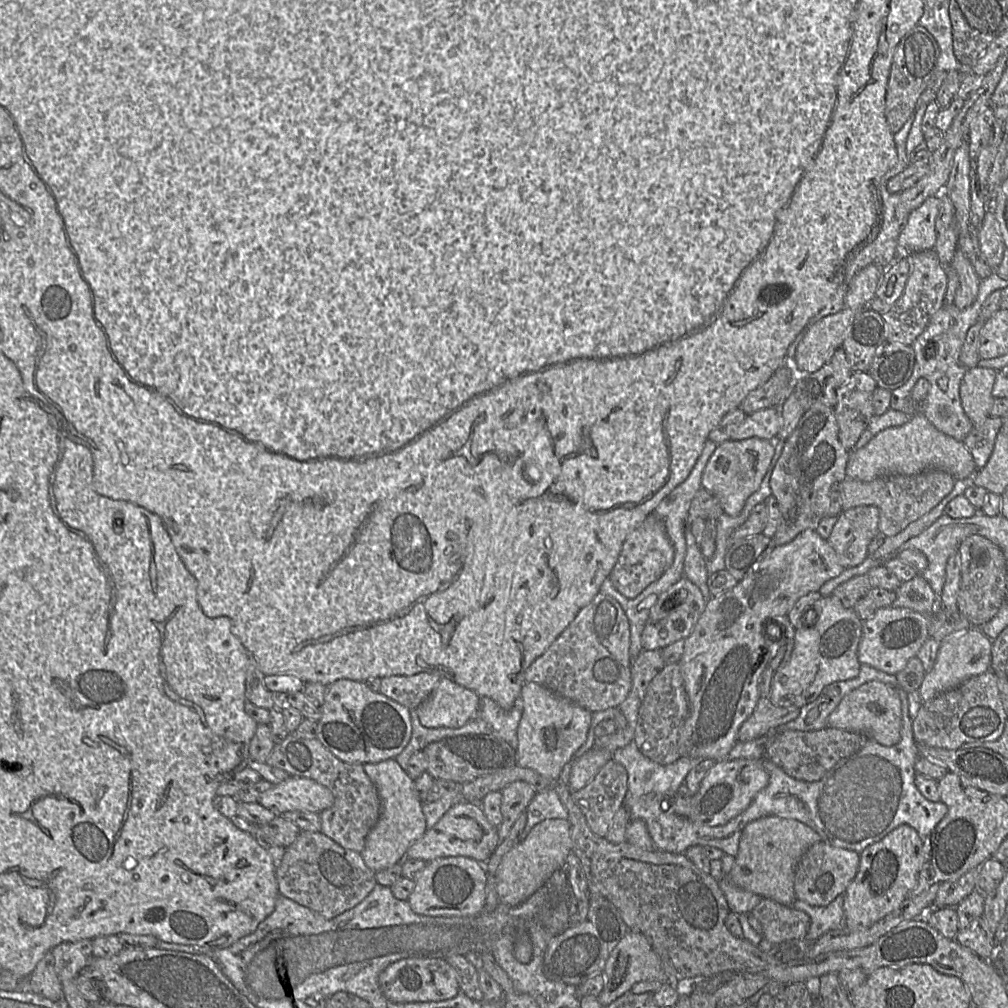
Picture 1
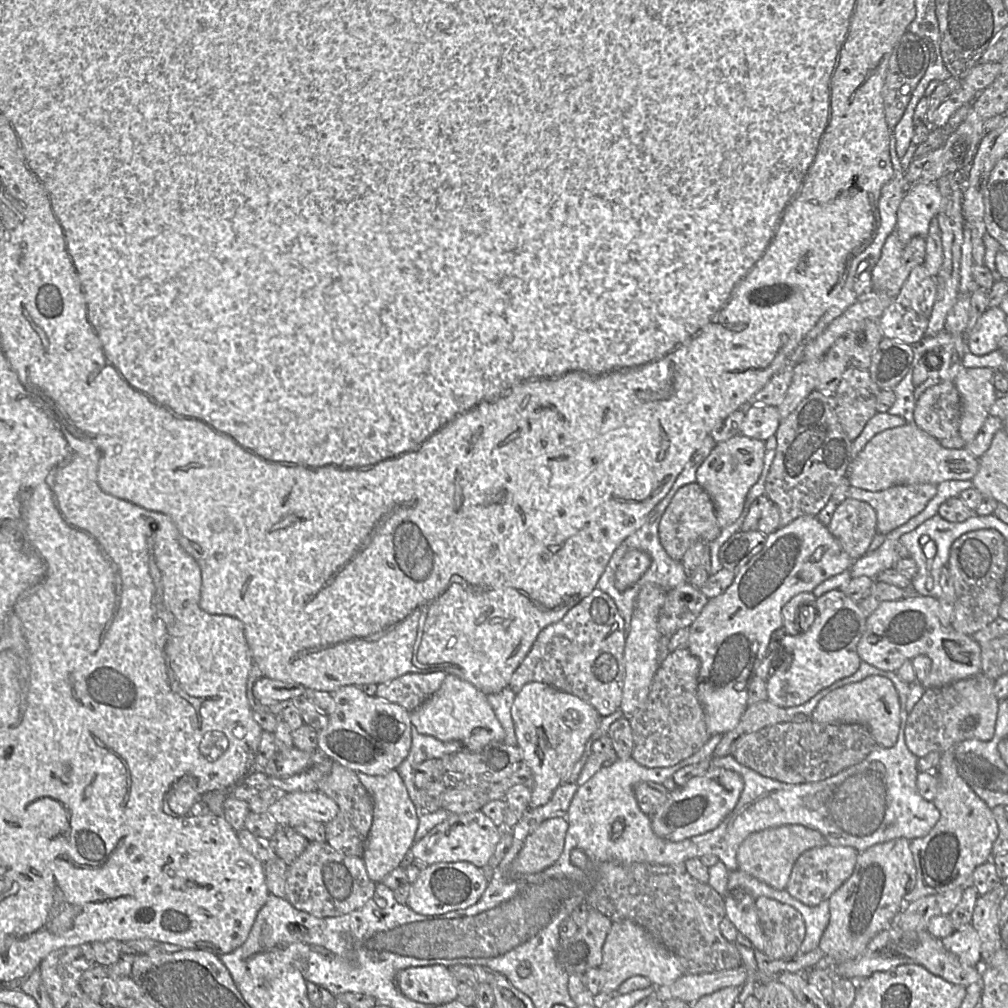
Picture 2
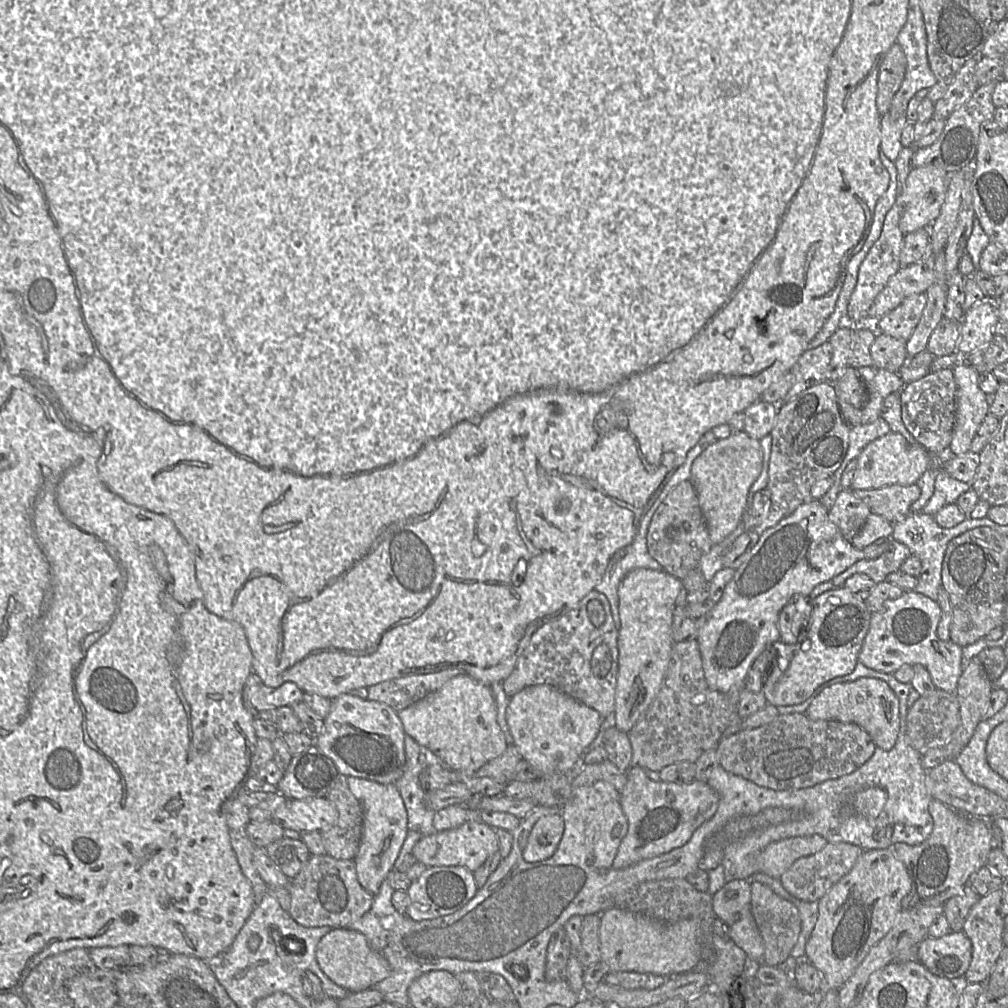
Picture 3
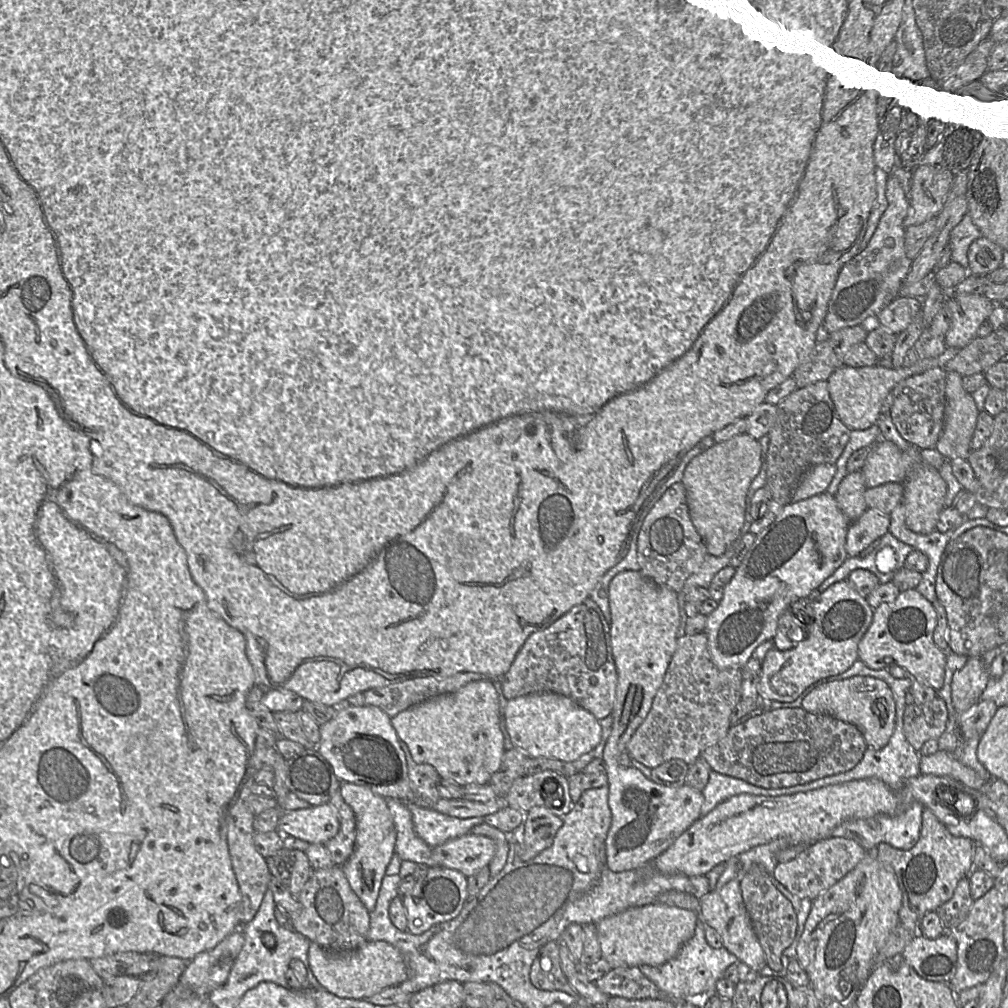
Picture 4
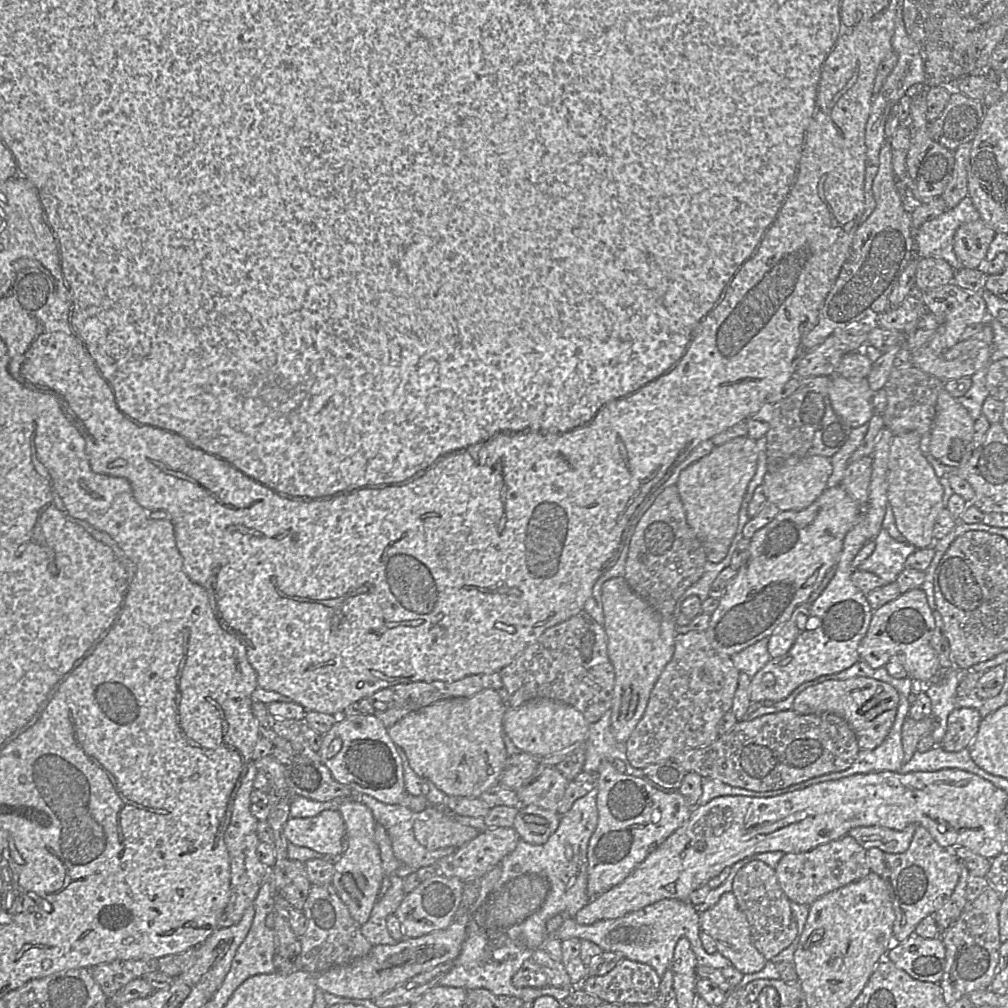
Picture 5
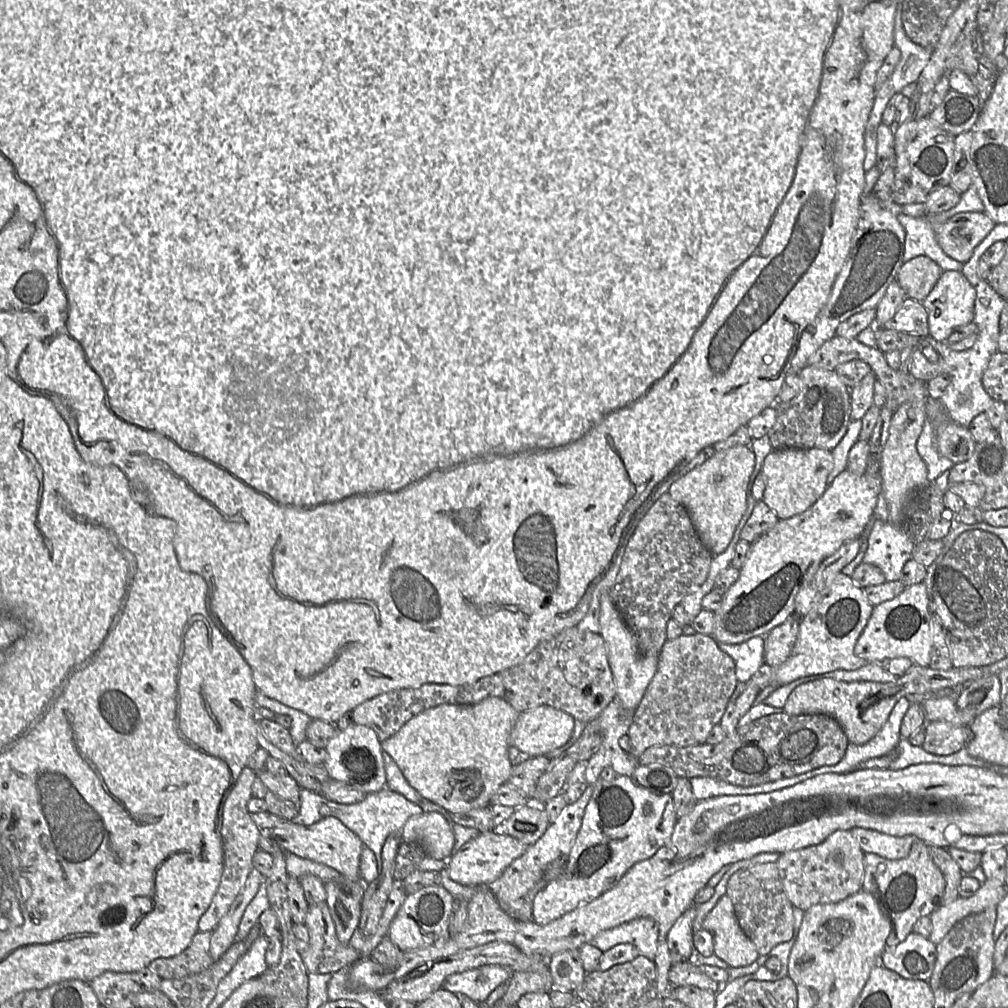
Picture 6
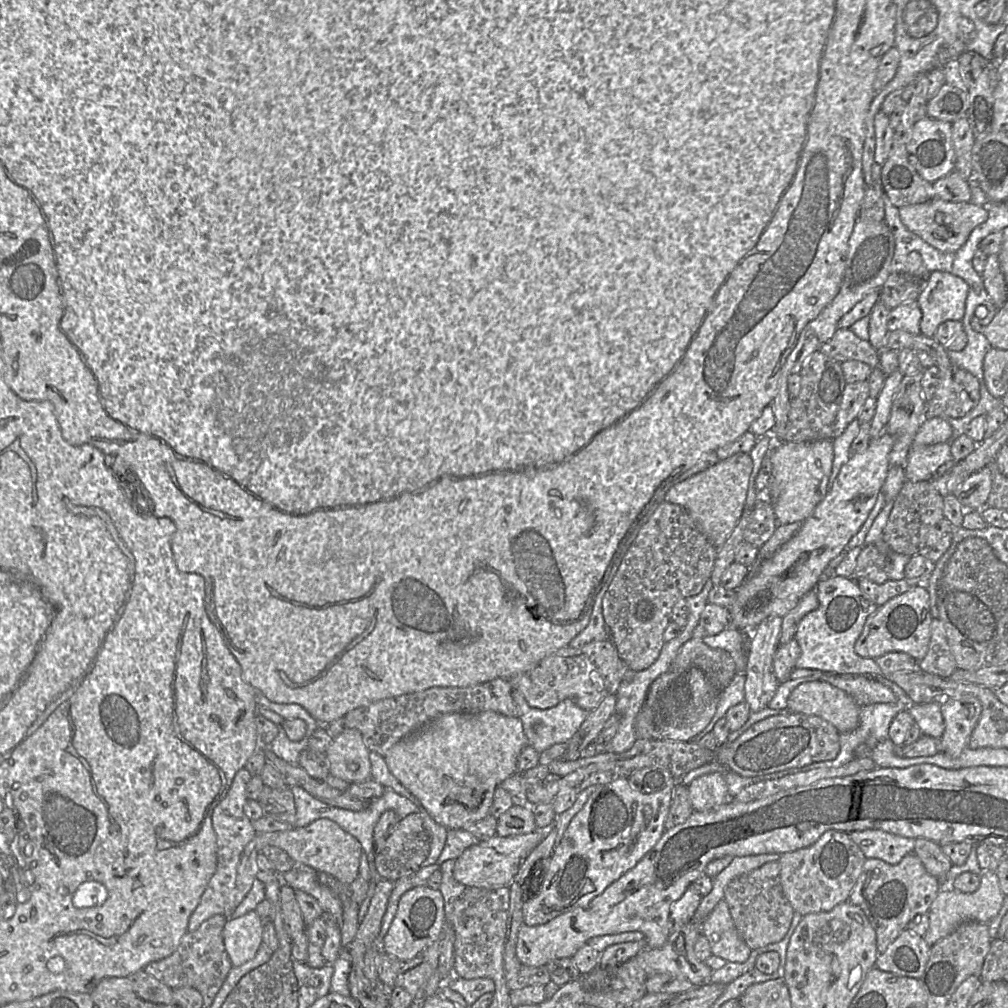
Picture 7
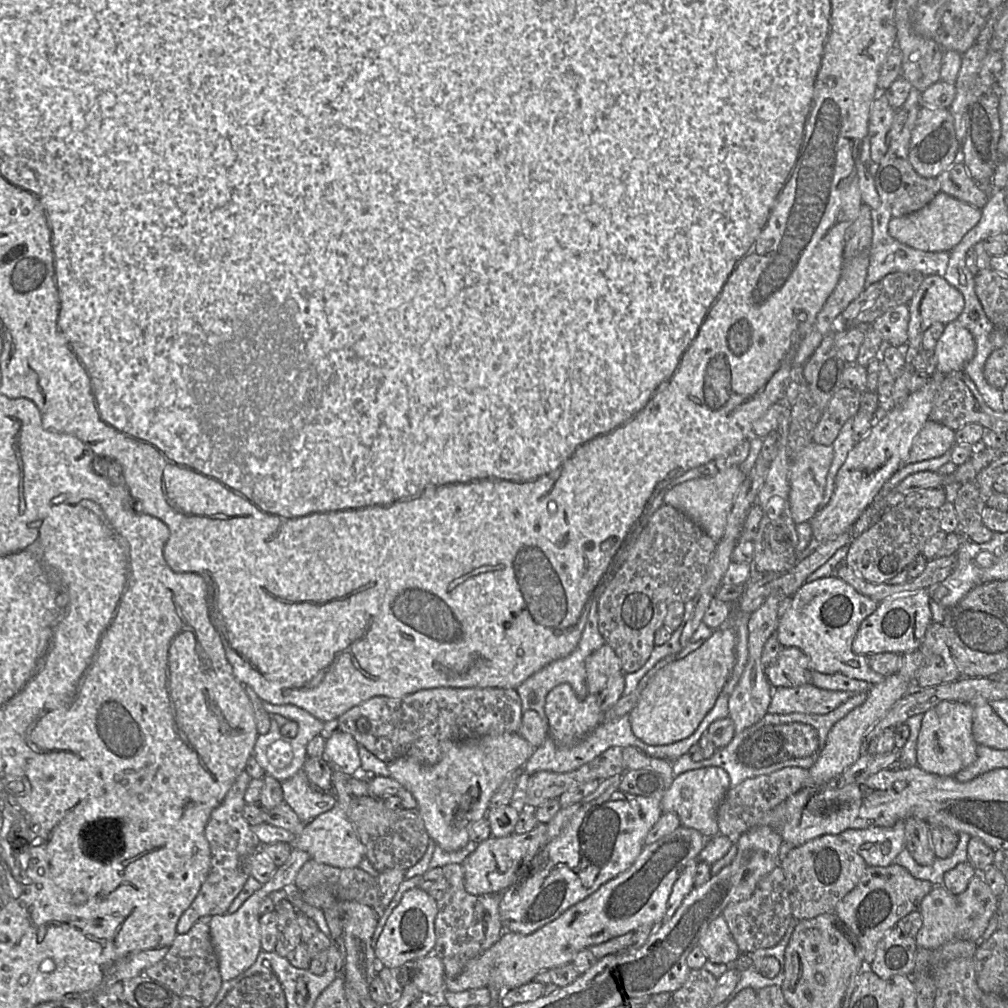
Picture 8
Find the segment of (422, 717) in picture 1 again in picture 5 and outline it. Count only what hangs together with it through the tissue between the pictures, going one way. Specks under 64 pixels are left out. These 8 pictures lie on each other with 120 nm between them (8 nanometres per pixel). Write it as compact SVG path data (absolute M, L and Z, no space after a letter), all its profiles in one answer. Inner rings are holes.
M484 689L471 697L448 698L411 712L390 727L388 735L403 749L418 776L428 779L448 796L477 798L498 783L508 758L503 739L503 718L507 708L496 690Z

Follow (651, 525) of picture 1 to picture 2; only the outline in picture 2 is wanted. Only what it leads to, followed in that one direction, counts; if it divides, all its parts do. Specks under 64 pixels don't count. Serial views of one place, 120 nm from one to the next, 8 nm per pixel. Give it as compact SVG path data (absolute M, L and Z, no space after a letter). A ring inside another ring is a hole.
M631 549L620 561L615 573L615 586L624 591L632 587L646 573L651 565L651 557L640 550Z

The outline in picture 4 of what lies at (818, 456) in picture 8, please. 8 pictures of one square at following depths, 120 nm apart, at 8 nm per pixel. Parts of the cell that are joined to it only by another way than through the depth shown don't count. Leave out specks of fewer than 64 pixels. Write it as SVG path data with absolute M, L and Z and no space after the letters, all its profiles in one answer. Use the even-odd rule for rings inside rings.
M819 464L807 470L793 493L792 503L826 492L835 473L835 464Z

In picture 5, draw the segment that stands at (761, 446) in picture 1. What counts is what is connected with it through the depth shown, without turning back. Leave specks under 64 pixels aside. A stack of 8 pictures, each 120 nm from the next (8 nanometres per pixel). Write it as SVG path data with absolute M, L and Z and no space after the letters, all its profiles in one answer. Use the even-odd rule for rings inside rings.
M748 436L736 437L715 446L708 455L682 471L678 478L676 485L687 523L701 542L707 560L711 563L721 562L728 553L737 531L742 501L757 466L756 440Z

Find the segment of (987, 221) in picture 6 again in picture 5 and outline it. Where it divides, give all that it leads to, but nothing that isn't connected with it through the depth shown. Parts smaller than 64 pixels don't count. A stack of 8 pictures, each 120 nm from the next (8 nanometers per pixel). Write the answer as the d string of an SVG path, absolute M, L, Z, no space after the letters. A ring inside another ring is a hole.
M981 219L963 224L956 230L953 248L963 267L978 268L985 260L995 234Z

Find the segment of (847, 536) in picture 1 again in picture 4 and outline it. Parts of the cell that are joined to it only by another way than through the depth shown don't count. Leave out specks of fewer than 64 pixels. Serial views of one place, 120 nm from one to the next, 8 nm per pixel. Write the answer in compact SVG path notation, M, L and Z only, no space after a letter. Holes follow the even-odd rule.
M861 470L847 473L841 481L835 499L849 523L855 522L868 509L864 497L866 490Z

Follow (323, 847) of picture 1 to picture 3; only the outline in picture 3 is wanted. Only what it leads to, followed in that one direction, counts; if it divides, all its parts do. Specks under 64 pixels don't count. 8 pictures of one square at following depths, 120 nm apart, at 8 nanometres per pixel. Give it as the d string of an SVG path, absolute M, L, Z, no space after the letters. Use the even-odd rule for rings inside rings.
M328 854L311 855L299 874L290 880L290 916L304 927L349 928L372 907L373 895L359 883L354 860L337 860Z

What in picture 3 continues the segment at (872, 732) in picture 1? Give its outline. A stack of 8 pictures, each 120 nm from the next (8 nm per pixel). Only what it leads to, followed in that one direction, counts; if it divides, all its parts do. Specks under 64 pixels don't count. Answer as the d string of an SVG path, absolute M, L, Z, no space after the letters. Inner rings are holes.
M870 677L823 689L811 702L805 714L812 720L855 723L870 735L877 747L885 751L894 747L900 729L898 697L886 682Z

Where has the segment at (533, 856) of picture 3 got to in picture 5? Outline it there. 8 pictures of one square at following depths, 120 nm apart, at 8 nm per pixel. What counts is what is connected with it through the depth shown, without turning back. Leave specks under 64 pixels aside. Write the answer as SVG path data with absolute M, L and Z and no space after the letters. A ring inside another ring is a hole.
M537 805L518 807L512 827L519 838L532 845L544 844L557 829L561 816Z

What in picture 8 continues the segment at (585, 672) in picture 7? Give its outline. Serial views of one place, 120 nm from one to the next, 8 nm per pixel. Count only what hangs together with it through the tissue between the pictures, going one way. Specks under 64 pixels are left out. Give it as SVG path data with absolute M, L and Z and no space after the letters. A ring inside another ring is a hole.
M607 643L587 657L585 669L588 693L596 695L600 694L612 677L623 672L620 659Z

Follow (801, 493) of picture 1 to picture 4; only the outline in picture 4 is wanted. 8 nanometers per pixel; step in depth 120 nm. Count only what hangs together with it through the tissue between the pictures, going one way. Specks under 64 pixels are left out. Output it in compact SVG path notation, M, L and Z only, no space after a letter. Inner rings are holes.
M827 381L798 388L777 404L776 417L768 432L766 487L781 506L792 503L793 493L807 470L819 464L835 464L849 441L851 430L839 419L828 391Z

